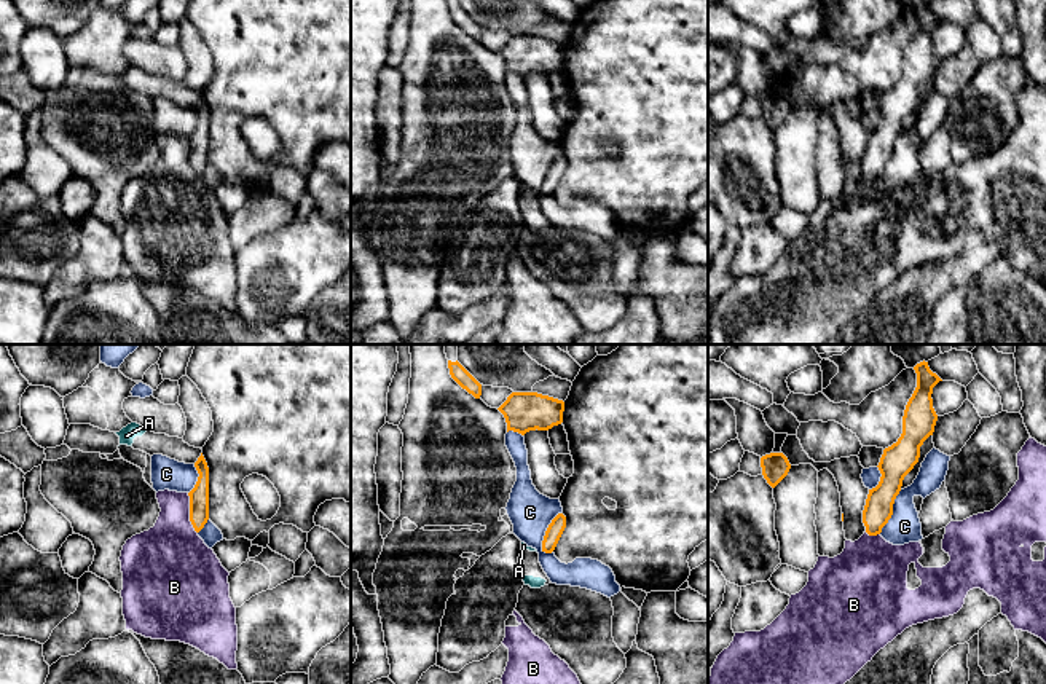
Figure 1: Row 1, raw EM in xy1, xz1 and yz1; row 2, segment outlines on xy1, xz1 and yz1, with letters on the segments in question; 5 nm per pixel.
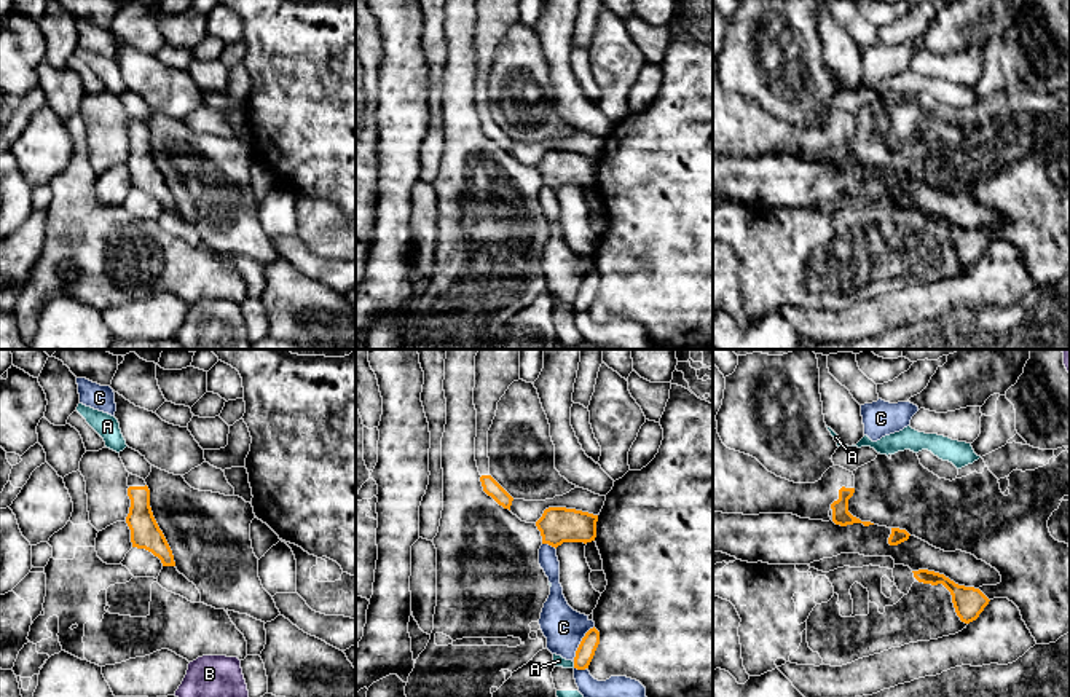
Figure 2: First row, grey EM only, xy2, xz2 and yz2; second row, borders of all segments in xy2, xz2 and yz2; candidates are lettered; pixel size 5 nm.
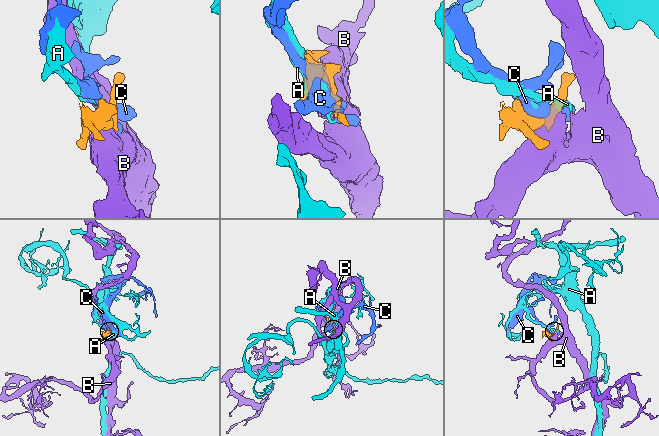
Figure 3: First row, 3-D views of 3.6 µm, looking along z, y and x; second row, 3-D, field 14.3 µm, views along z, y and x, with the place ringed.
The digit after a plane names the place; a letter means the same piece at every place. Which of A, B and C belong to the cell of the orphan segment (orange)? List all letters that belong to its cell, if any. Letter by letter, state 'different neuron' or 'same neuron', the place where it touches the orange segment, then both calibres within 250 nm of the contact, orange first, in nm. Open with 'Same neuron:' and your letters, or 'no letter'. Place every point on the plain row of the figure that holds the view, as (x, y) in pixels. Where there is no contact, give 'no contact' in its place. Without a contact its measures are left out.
Same neuron: no letter
A: different neuron | xz2 (574, 308) | 90/60 nm
B: different neuron | xy1 (190, 157) | 100/360 nm
C: different neuron | xz1 (546, 176) | 80/220 nm

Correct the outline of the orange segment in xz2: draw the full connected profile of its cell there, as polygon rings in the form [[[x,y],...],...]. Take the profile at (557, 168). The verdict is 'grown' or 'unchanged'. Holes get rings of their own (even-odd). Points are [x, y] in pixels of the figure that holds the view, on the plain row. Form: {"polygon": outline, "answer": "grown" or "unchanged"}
{"polygon": [[[549,150],[542,159],[536,164],[542,179],[542,187],[558,190],[563,185],[592,185],[596,180],[598,158],[566,152]]], "answer": "unchanged"}

